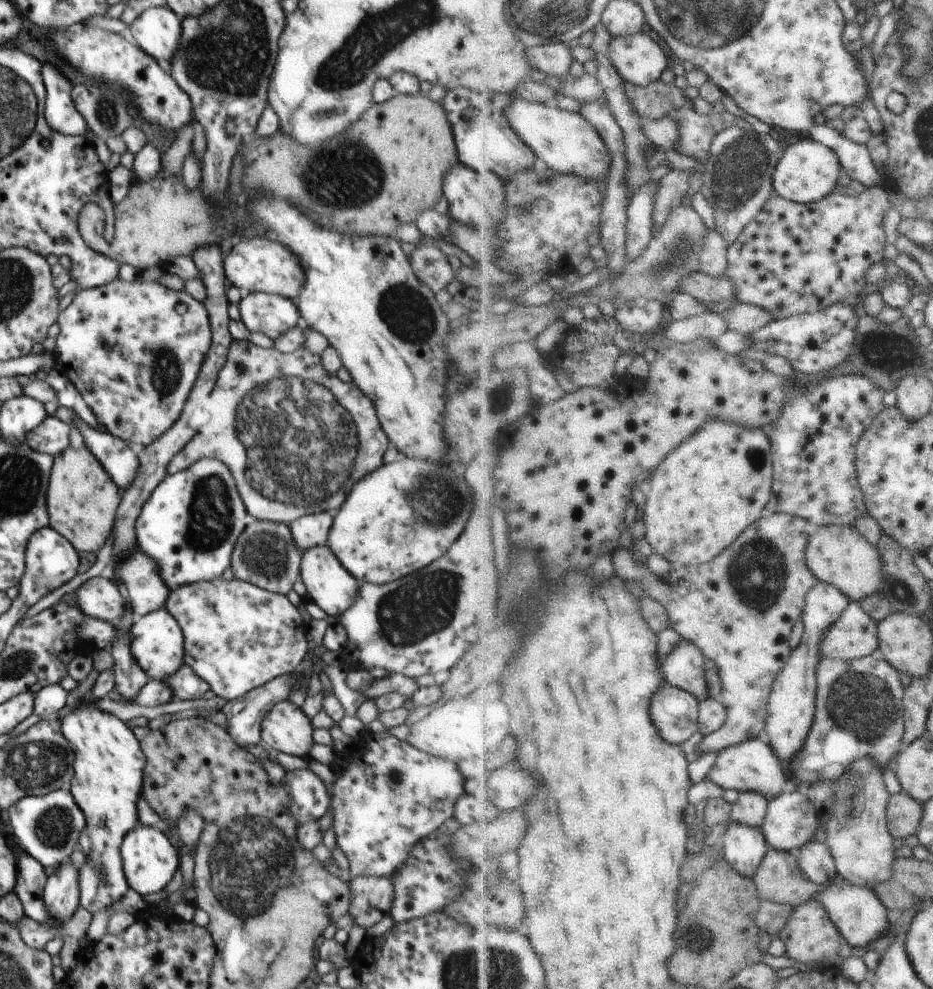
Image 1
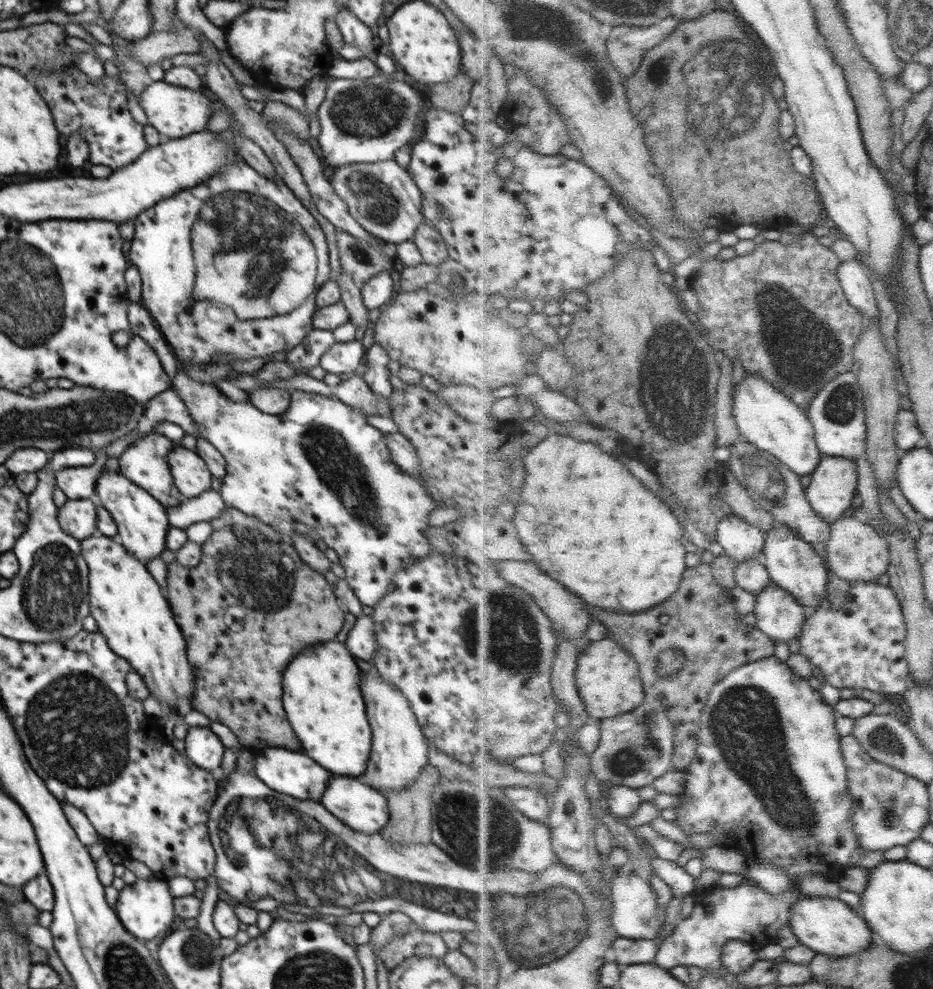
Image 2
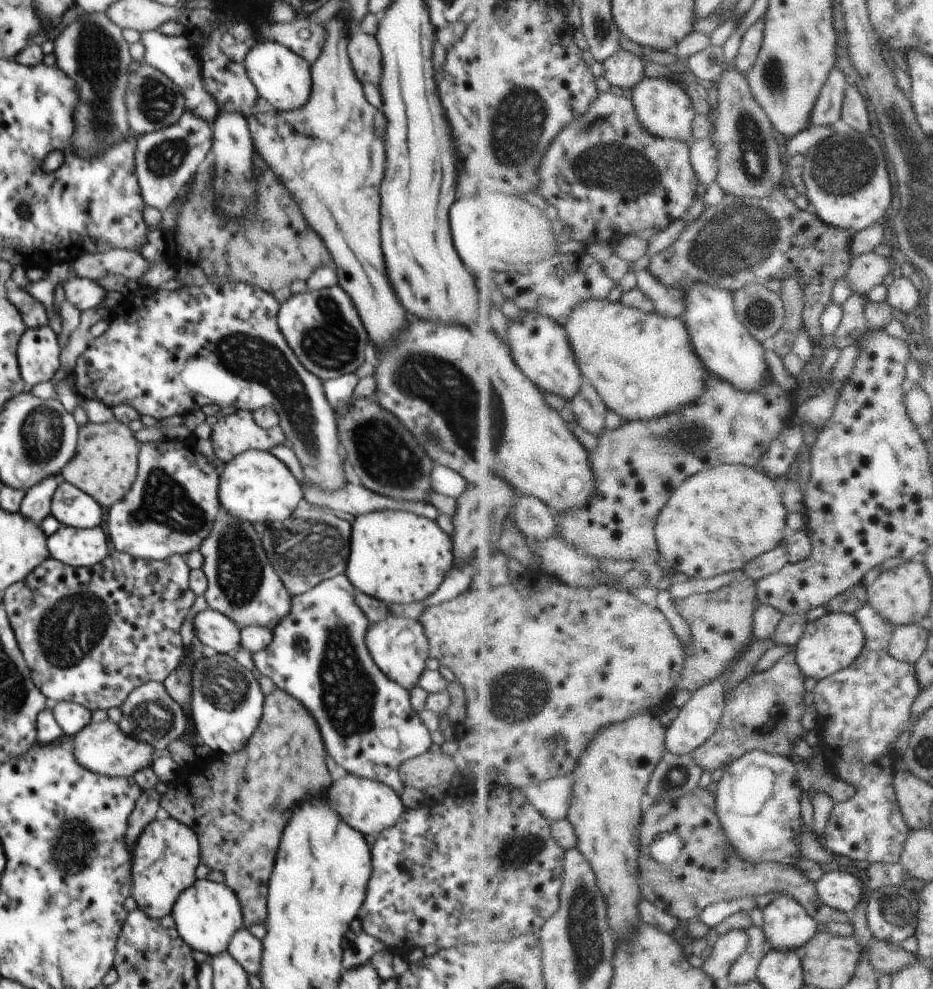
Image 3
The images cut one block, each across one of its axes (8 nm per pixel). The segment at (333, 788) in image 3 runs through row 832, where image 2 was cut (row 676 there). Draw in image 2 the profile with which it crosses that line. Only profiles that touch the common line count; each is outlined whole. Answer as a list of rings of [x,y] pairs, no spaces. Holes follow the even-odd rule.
[[[361,670],[361,691],[366,703],[366,714],[373,732],[371,753],[363,772],[375,785],[389,792],[403,790],[419,777],[428,763],[428,742],[416,715],[406,697],[388,680],[382,680],[377,671],[365,673]]]

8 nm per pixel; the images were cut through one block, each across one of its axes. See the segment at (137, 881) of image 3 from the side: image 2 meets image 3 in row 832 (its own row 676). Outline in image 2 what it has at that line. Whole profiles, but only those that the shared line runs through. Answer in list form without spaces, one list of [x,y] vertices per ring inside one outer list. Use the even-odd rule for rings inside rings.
[[[104,536],[88,537],[81,541],[81,556],[89,568],[89,607],[100,631],[107,640],[110,650],[126,659],[150,689],[151,696],[160,702],[167,712],[179,710],[184,704],[193,702],[195,676],[187,657],[187,644],[175,621],[168,599],[162,595],[162,589],[150,575],[147,565],[134,558],[118,539]]]

